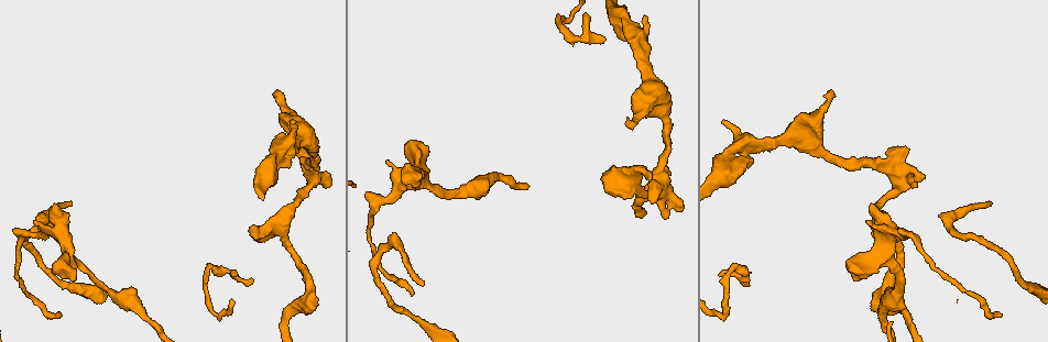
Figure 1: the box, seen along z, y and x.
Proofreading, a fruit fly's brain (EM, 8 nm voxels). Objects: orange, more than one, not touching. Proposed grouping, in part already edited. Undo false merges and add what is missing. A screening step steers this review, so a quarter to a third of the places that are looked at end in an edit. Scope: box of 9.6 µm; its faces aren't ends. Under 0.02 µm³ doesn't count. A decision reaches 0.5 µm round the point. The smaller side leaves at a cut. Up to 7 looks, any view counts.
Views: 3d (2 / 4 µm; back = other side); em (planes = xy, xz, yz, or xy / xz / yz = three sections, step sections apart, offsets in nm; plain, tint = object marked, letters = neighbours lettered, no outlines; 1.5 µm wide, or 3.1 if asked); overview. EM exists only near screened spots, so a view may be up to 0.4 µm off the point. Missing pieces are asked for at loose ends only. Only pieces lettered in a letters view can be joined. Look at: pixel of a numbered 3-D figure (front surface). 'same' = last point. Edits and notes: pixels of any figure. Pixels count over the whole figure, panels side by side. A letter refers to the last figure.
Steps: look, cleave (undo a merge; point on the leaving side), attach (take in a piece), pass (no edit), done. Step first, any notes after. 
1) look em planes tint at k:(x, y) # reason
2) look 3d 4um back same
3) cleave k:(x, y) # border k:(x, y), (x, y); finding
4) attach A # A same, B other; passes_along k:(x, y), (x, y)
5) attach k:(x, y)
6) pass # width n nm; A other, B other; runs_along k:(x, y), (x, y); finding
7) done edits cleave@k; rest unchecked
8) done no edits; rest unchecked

look em planes plain at 1:(329, 182) # an open end

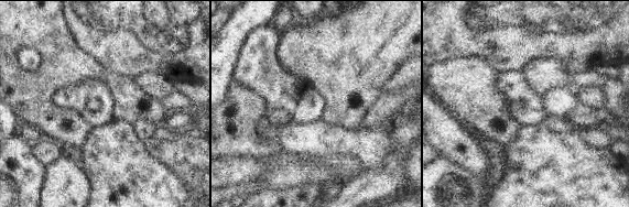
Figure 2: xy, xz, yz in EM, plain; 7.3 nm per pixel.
look em planes letters same

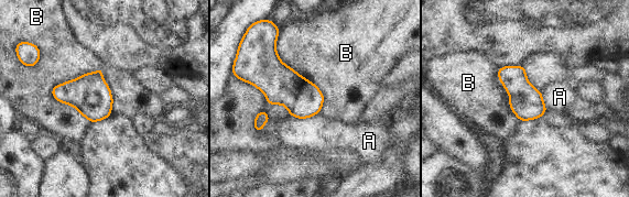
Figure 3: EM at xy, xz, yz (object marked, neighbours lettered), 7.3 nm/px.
pass # width 240 nm; A other, B other; none of them fits

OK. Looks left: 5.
look 3d 2um at 1:(412, 292) # free end

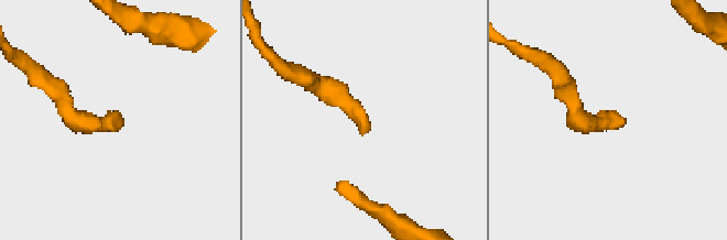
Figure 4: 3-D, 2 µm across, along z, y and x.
look em planes letters at 4:(369, 126)

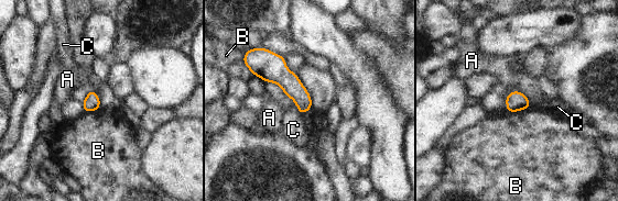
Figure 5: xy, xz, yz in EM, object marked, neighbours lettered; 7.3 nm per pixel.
pass # width 120 nm; A other, B other, C other; border 5:(529, 108), (507, 112); no lettered piece goes on from it

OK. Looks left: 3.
look em planes letters at 1:(35, 221) # free end

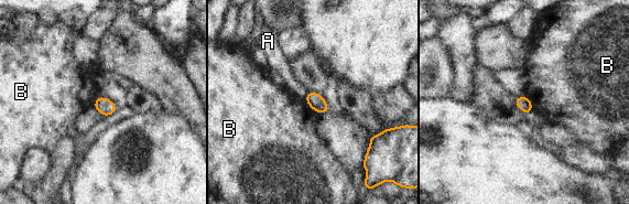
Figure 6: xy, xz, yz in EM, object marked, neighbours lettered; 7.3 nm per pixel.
pass # A other, B other; border 6:(313, 109), (320, 114); none of them fits

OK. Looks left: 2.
done no edits; rest unchecked

